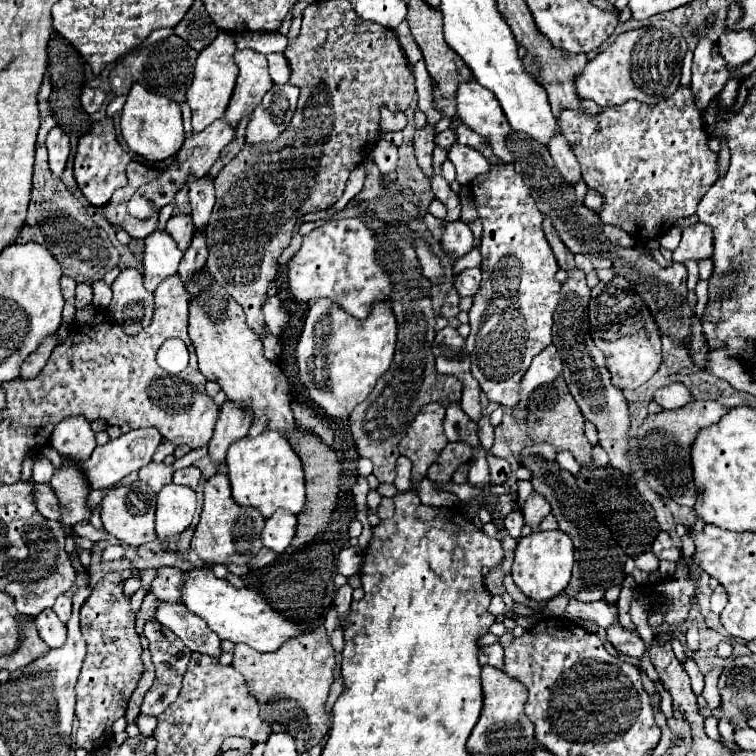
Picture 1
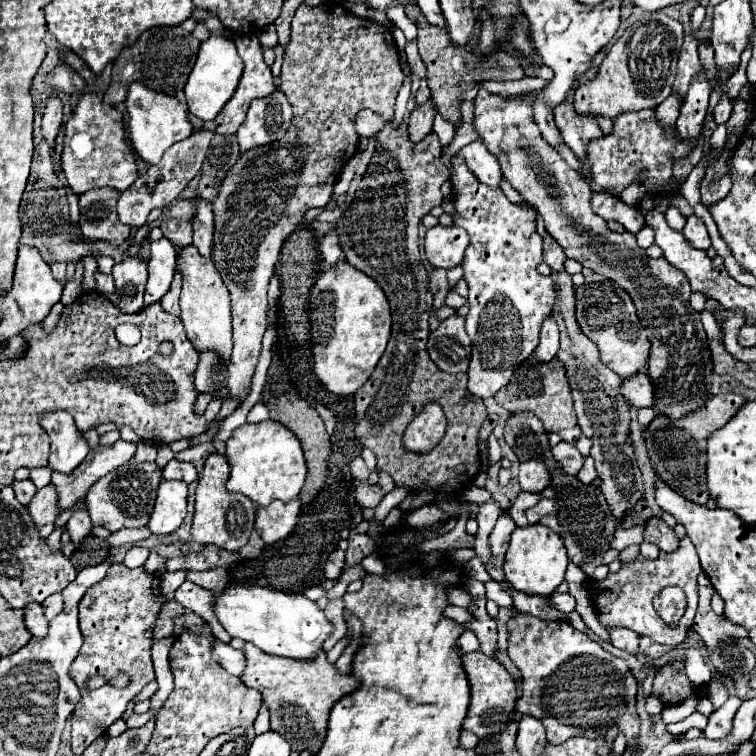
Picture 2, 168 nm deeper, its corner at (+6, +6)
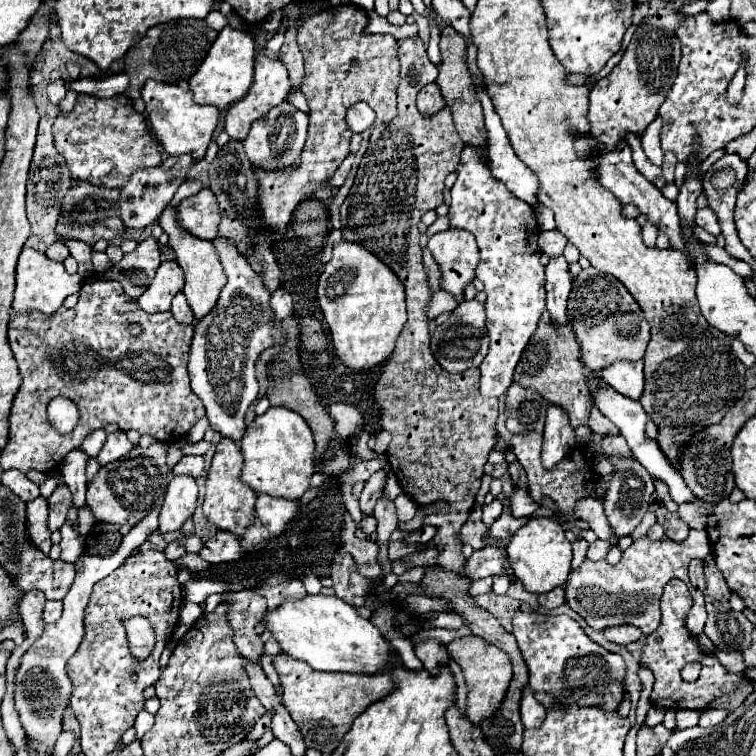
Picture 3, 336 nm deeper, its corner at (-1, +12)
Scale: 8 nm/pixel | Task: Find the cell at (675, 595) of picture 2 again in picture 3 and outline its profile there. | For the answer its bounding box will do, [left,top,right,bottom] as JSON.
[640,580,752,710]

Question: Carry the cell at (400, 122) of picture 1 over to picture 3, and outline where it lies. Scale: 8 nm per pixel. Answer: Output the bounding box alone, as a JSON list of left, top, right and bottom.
[346,102,376,132]

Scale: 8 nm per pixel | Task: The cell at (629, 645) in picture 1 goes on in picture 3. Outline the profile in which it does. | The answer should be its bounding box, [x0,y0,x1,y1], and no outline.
[604,624,642,646]

